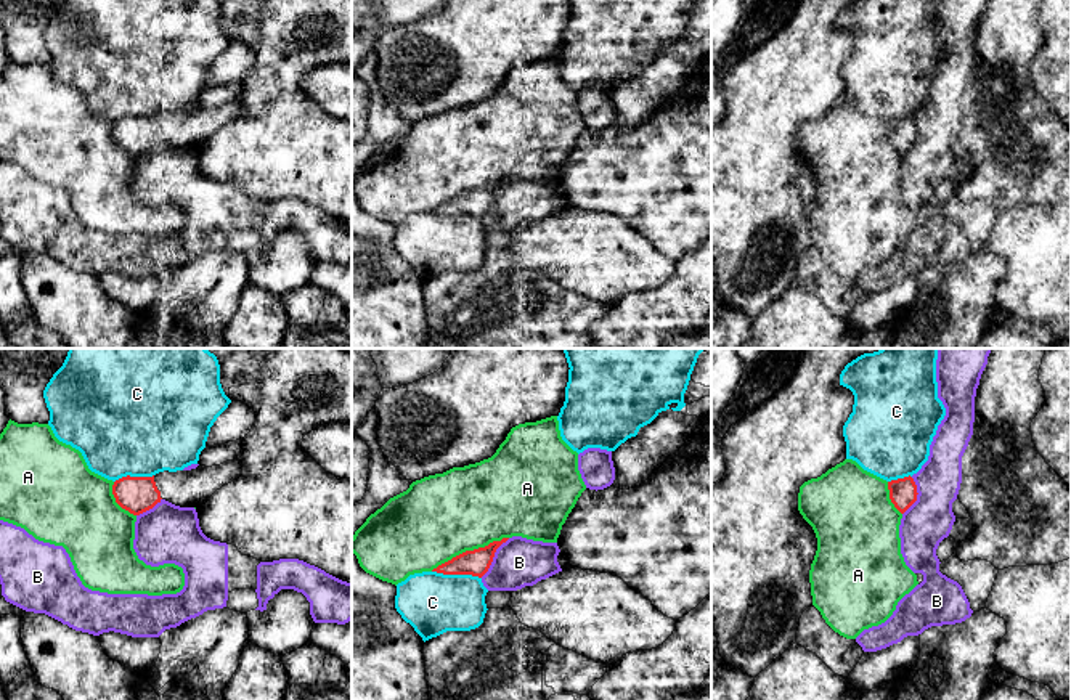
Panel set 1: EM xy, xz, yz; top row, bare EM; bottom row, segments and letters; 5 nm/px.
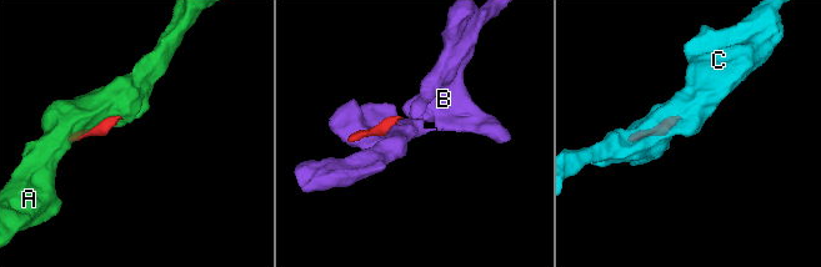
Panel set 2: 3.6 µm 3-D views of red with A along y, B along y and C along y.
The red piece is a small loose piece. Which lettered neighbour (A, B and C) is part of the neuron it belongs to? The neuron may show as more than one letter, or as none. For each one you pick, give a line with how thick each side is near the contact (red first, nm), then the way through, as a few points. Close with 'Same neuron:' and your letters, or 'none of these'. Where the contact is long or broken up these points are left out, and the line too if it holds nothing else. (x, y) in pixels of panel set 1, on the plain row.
Same neuron: none of these

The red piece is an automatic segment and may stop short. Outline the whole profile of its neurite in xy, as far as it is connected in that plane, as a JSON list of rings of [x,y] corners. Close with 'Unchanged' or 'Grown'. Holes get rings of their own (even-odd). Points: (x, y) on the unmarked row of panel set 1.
[[[238,100],[220,106],[198,106],[191,111],[159,112],[153,117],[122,117],[114,122],[116,143],[133,156],[153,149],[162,140],[180,148],[198,148],[217,130],[241,117]]]. Grown

